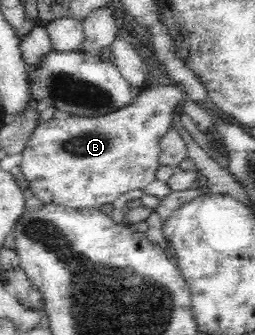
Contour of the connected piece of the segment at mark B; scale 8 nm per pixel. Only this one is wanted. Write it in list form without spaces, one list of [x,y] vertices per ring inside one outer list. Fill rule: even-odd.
[[[175,82],[170,85],[161,85],[158,87],[145,86],[138,88],[137,91],[138,93],[131,104],[124,105],[123,108],[116,109],[113,112],[99,113],[95,116],[83,116],[82,114],[75,113],[58,115],[37,126],[35,132],[33,132],[33,136],[31,136],[31,139],[29,139],[29,142],[27,142],[25,148],[22,150],[23,158],[19,164],[21,174],[29,182],[27,186],[29,188],[29,195],[36,196],[43,204],[70,205],[71,208],[101,208],[104,204],[113,204],[115,198],[121,196],[121,194],[131,192],[131,190],[144,190],[149,182],[153,182],[156,179],[156,172],[160,165],[160,138],[165,136],[169,130],[175,129],[176,125],[181,124],[179,120],[183,120],[183,105],[186,101],[187,91],[185,91],[183,86]]]

